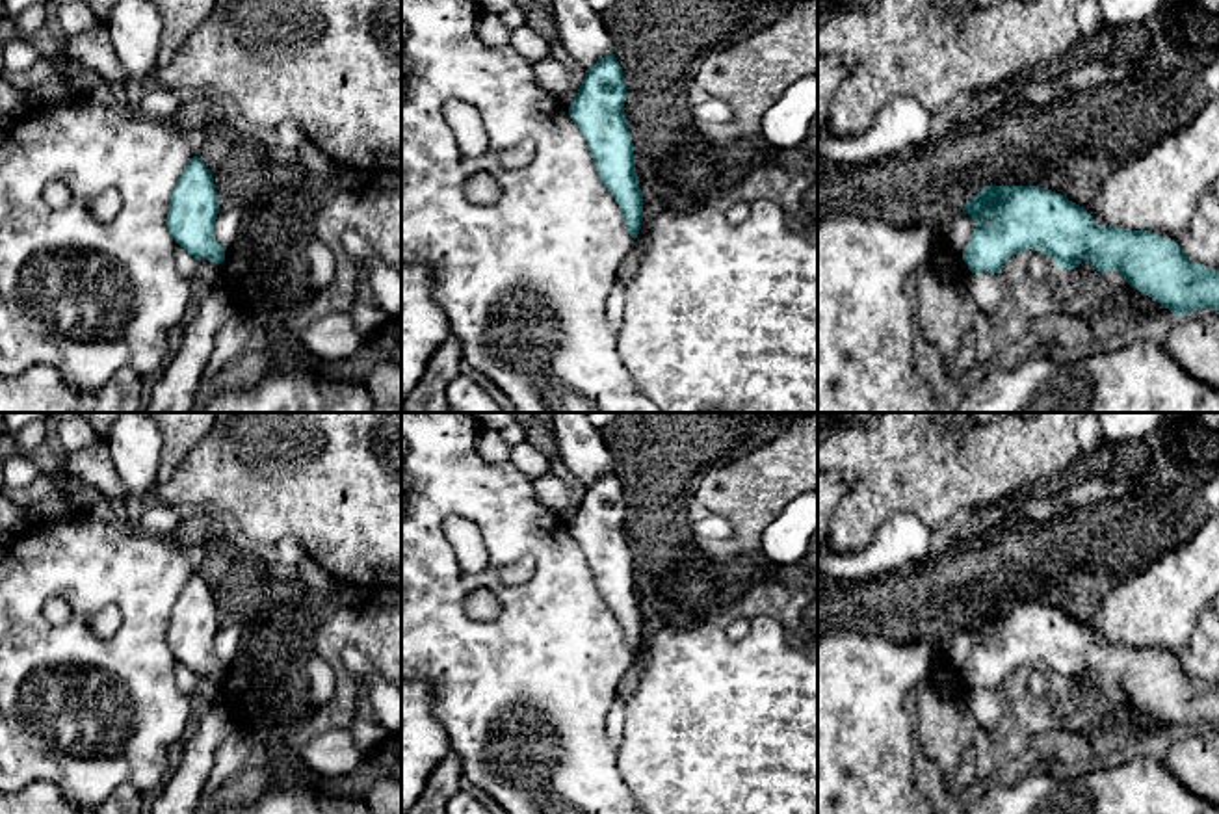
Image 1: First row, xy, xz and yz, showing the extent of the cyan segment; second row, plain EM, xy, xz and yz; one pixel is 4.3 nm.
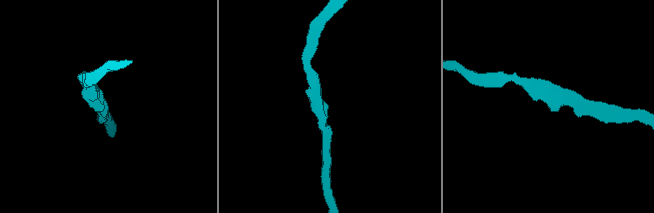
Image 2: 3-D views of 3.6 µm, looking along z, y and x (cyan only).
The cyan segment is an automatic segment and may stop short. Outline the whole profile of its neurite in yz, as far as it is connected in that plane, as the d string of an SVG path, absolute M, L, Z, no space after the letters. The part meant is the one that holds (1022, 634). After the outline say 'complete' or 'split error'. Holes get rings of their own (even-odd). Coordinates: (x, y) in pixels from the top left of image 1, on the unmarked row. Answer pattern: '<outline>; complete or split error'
M983 602L961 630L976 637L963 667L972 689L1000 689L1013 669L1039 665L1057 684L1087 676L1100 689L1117 688L1174 732L1219 727L1219 686L1193 678L1169 652L1098 643L1083 623L1052 606Z; complete

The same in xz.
M610 468L585 487L569 532L583 550L598 595L619 621L626 645L636 656L643 637L643 610L624 530L626 509L623 483Z; complete

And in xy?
M193 572L169 615L167 645L173 656L195 676L221 680L227 663L214 654L214 639L219 630L217 608L210 587L199 572Z; complete

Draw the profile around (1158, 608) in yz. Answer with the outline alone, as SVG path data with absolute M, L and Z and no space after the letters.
M1219 515L1210 519L1186 545L1148 569L1109 589L1100 608L1083 623L1109 643L1174 649L1189 641L1202 610L1219 593Z

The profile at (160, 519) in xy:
M156 502L149 505L138 528L154 535L171 535L182 522L184 515L186 511L182 509Z

